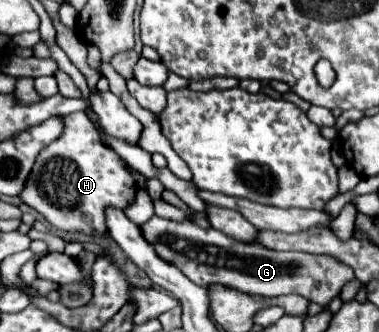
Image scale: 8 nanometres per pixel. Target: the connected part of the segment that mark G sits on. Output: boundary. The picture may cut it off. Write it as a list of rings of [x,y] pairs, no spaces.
[[[151,217],[141,225],[145,239],[155,247],[161,259],[175,263],[195,285],[209,287],[213,283],[221,283],[233,287],[237,291],[261,297],[279,297],[297,293],[305,299],[327,307],[329,301],[339,295],[343,285],[351,281],[353,269],[349,265],[339,263],[331,255],[313,255],[313,253],[297,253],[297,251],[273,251],[263,245],[237,243],[235,239],[223,235],[215,229],[201,229],[193,221],[167,221],[161,217]]]

